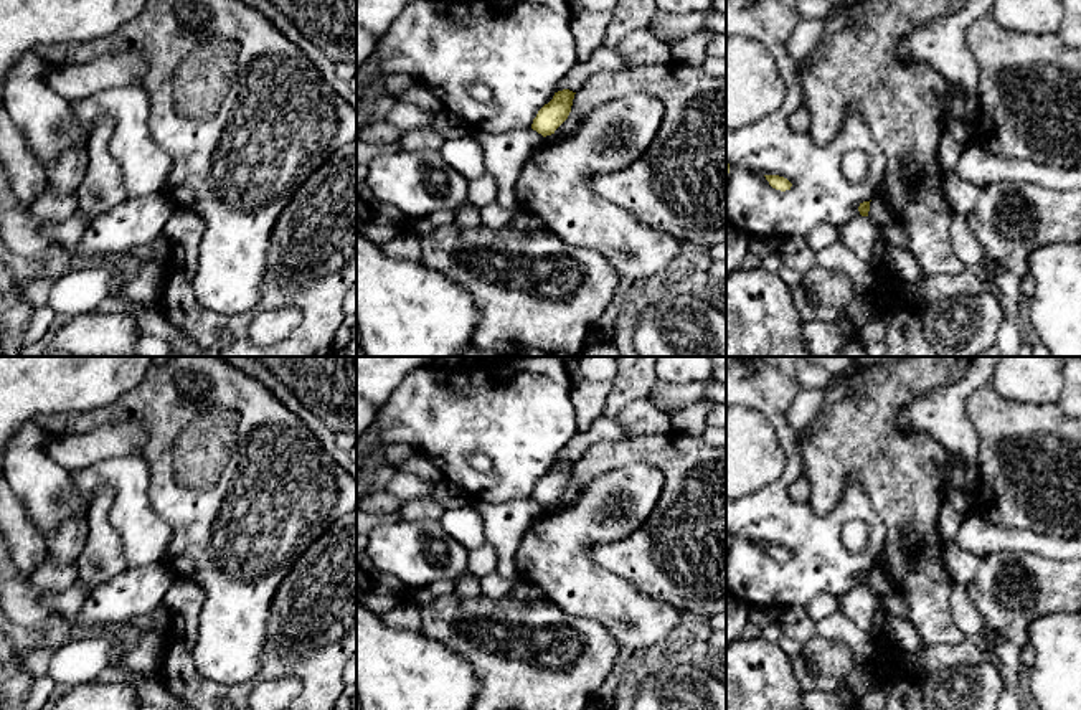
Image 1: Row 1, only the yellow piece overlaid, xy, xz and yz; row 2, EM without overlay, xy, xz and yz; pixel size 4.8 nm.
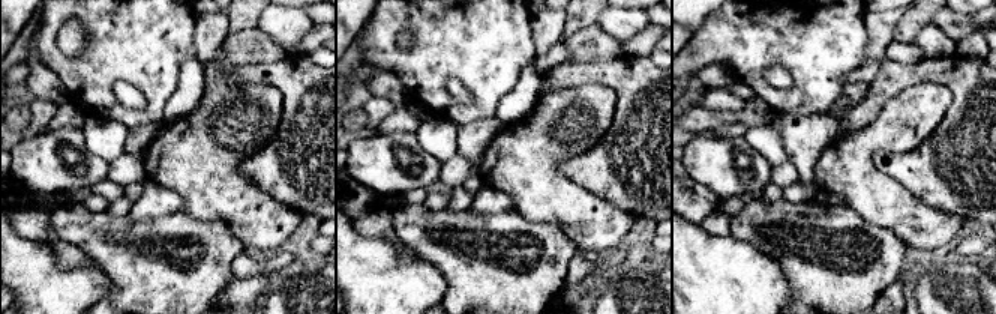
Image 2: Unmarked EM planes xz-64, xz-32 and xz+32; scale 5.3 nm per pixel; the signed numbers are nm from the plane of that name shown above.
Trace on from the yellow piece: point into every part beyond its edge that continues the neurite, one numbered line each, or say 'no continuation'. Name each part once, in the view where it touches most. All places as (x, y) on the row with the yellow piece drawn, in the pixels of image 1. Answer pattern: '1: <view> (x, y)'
no continuation

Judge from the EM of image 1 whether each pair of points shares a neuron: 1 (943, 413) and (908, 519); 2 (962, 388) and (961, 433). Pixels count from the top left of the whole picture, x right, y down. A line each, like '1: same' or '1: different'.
1: different
2: same

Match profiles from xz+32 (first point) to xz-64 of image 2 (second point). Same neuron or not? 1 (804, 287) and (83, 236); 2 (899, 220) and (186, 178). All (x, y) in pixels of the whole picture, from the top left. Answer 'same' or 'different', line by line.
1: same
2: same

